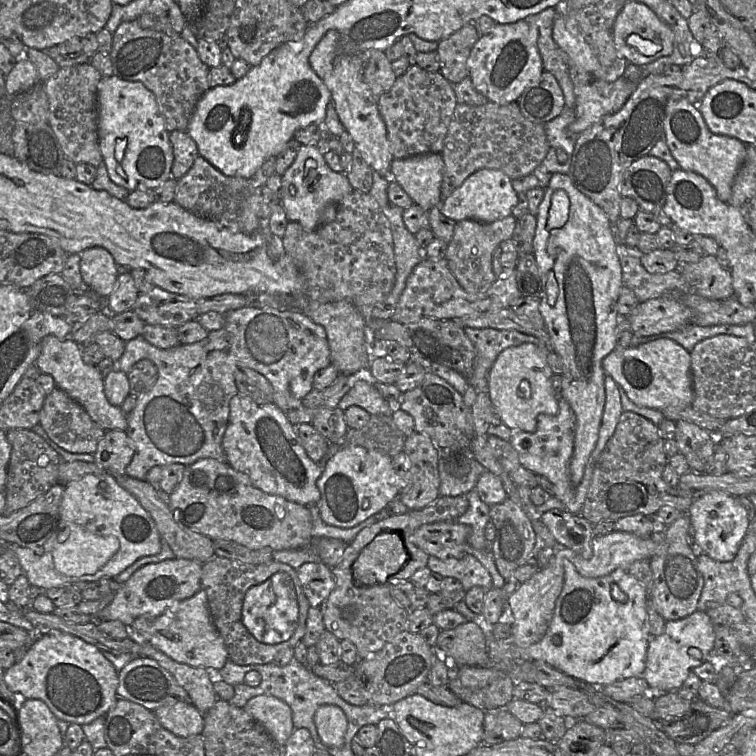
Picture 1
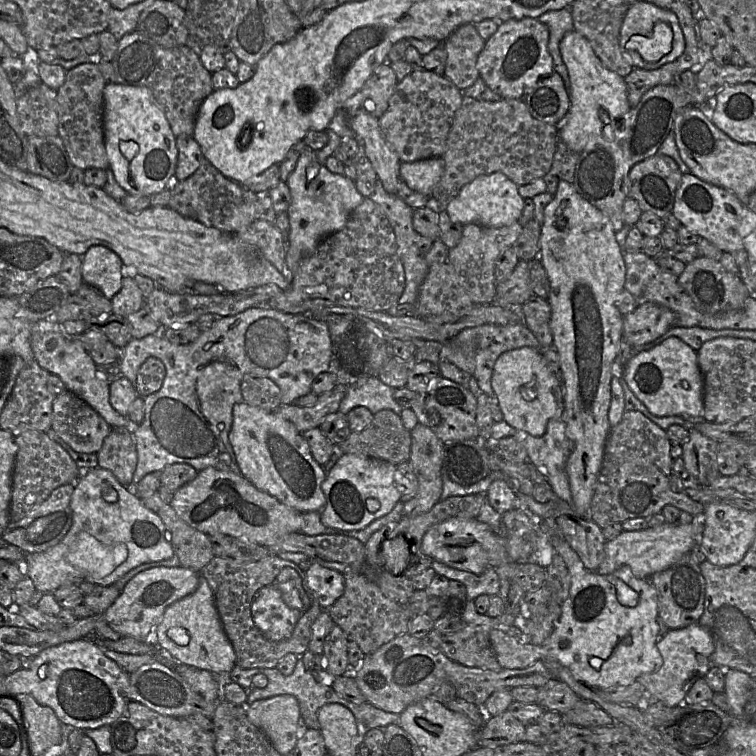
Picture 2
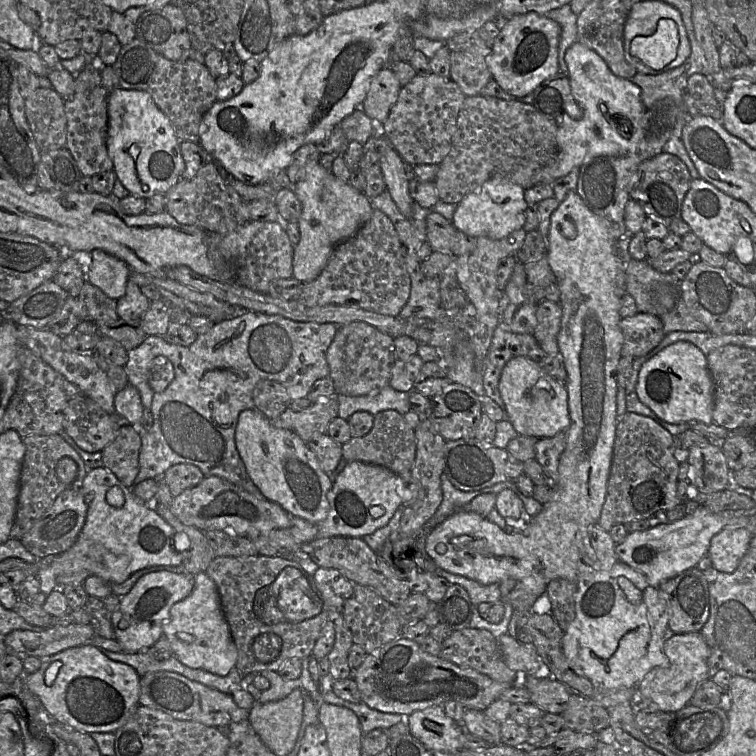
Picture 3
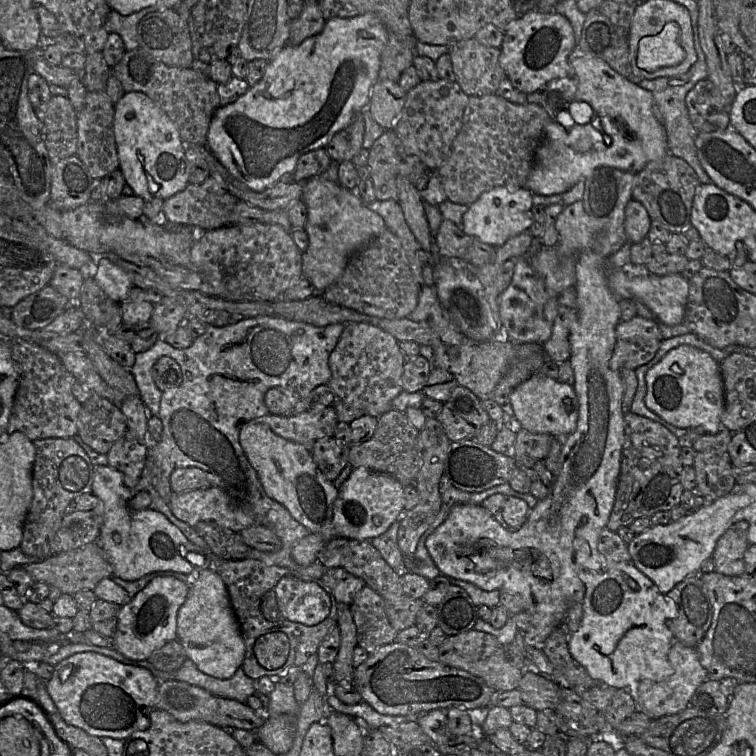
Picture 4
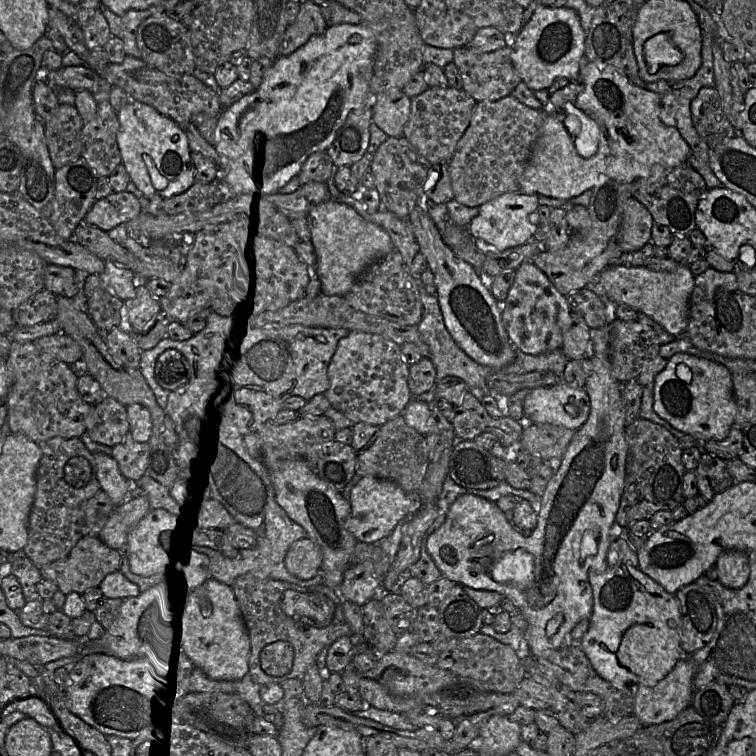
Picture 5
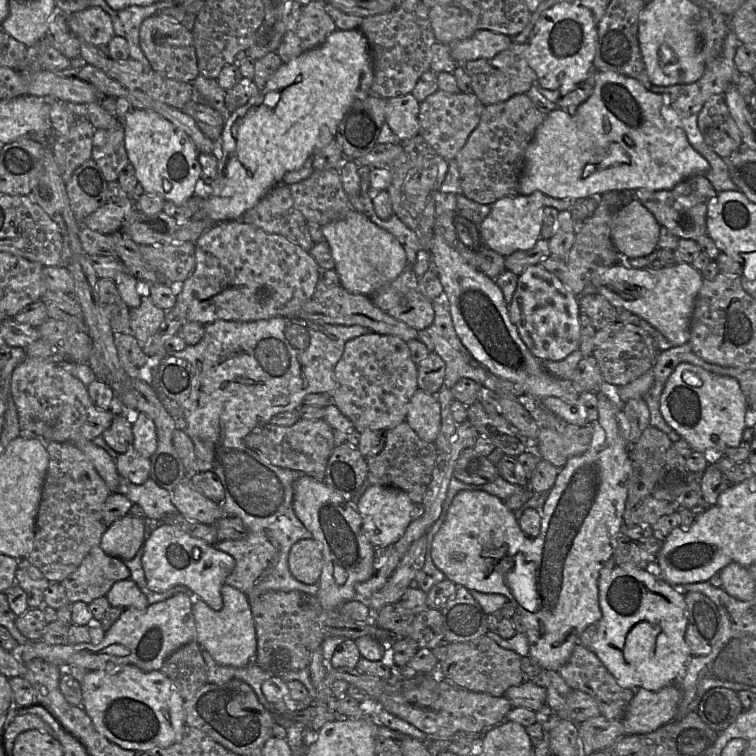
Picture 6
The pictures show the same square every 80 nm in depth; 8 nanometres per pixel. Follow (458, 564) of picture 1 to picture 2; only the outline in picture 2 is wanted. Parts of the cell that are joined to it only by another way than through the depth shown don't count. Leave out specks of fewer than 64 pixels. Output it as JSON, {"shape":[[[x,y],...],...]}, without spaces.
{"shape":[[[433,560],[431,568],[436,574],[446,577],[449,581],[456,580],[465,585],[467,599],[475,600],[480,595],[498,595],[500,592],[500,581],[494,568],[488,568],[481,574],[458,570],[441,562]]]}

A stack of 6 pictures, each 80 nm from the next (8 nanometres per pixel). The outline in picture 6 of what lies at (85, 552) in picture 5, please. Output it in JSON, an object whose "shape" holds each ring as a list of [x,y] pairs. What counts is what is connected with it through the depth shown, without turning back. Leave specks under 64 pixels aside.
{"shape":[[[94,546],[78,568],[61,584],[71,603],[91,603],[106,596],[114,583],[130,578],[130,570],[120,558],[105,553],[100,546]]]}

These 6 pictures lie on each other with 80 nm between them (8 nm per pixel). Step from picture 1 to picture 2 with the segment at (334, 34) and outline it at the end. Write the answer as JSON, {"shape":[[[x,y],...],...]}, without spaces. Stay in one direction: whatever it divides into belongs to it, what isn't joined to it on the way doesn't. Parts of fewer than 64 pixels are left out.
{"shape":[[[359,108],[355,112],[349,112],[348,122],[354,136],[362,140],[365,154],[384,189],[391,195],[396,195],[398,184],[402,181],[399,174],[401,161],[386,141],[379,119]]]}

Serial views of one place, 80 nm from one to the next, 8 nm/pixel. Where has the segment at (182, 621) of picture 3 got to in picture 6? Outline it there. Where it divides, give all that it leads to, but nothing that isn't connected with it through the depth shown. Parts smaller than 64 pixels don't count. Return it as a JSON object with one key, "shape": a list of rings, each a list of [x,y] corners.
{"shape":[[[229,584],[221,588],[223,608],[213,610],[198,596],[194,596],[192,611],[196,624],[196,641],[206,650],[214,661],[222,666],[244,667],[257,652],[255,624],[248,597]]]}

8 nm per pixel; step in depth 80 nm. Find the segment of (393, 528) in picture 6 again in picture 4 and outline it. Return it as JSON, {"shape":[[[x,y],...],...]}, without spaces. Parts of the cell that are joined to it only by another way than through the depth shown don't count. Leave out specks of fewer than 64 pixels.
{"shape":[[[355,468],[341,485],[334,503],[333,525],[337,537],[371,541],[383,533],[405,512],[404,486],[394,477]]]}

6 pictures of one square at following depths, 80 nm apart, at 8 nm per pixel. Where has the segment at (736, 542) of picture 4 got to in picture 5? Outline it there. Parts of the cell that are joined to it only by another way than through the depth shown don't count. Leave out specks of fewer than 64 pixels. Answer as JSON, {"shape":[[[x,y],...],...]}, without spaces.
{"shape":[[[741,550],[722,552],[715,563],[718,580],[726,587],[740,589],[748,581],[750,567],[747,553]]]}

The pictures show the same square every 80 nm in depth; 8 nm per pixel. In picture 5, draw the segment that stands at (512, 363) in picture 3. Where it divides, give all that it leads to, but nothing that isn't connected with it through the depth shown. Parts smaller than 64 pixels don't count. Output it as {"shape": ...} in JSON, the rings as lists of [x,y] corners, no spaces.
{"shape":[[[564,382],[533,388],[523,398],[524,416],[534,424],[552,424],[576,431],[585,424],[590,410],[587,392]]]}

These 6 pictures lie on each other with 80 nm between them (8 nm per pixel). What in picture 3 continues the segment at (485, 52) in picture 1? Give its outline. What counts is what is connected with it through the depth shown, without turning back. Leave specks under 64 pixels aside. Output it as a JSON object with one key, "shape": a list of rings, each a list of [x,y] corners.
{"shape":[[[534,12],[499,21],[500,30],[491,45],[486,64],[492,79],[507,93],[522,98],[531,94],[543,81],[559,73],[558,51],[560,26],[545,15]]]}

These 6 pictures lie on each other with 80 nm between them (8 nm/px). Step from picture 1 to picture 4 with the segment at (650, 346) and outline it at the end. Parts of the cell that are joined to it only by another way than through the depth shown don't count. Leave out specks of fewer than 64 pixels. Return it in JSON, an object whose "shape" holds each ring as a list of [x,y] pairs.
{"shape":[[[680,345],[650,368],[645,379],[645,404],[665,421],[679,428],[702,427],[710,434],[721,430],[724,386],[719,363],[710,354],[690,345]]]}

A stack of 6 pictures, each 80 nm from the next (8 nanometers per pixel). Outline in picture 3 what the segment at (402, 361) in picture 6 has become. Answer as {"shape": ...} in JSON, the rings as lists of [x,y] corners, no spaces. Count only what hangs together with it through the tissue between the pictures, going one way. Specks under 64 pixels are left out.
{"shape":[[[365,322],[339,326],[328,349],[327,362],[335,393],[346,396],[376,394],[389,386],[392,367],[396,361],[394,338]]]}

